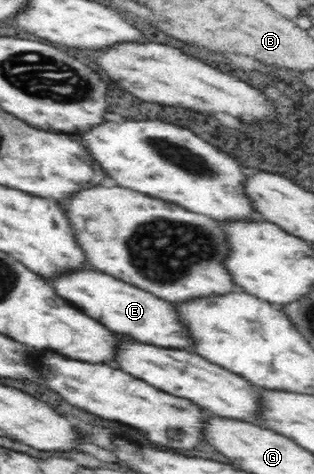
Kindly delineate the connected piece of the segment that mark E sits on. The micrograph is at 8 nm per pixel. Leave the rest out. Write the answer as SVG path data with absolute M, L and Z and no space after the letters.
M79 268L67 272L69 278L51 278L49 284L55 290L57 296L79 308L83 314L93 318L95 322L107 326L111 332L119 334L133 334L139 342L163 346L163 348L185 348L191 342L187 342L187 334L183 334L183 326L179 326L179 320L175 318L175 312L171 310L171 304L155 298L153 294L131 286L127 282L121 282L117 278L111 278L107 274L99 274L97 270Z

